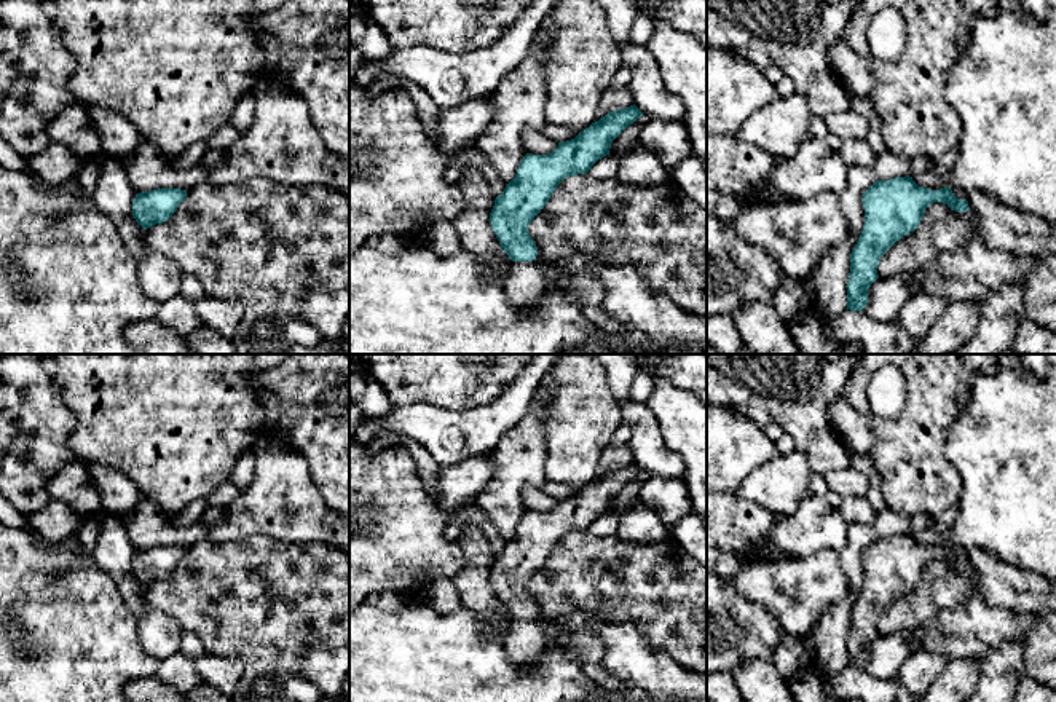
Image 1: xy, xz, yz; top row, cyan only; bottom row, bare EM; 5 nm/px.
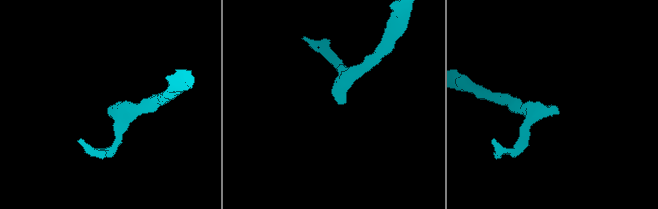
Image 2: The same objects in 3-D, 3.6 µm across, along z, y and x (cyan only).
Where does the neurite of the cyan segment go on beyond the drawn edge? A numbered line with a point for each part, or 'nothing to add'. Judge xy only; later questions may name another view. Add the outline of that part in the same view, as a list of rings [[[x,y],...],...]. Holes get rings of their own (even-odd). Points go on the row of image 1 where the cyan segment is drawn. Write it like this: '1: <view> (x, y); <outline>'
nothing to add

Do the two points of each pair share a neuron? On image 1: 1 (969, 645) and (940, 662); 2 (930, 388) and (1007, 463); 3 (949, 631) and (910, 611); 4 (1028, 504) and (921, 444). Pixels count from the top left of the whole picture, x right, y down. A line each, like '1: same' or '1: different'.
1: different
2: different
3: different
4: different

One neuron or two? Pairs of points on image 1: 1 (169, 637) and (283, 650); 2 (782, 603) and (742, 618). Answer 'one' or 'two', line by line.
1: two
2: two

